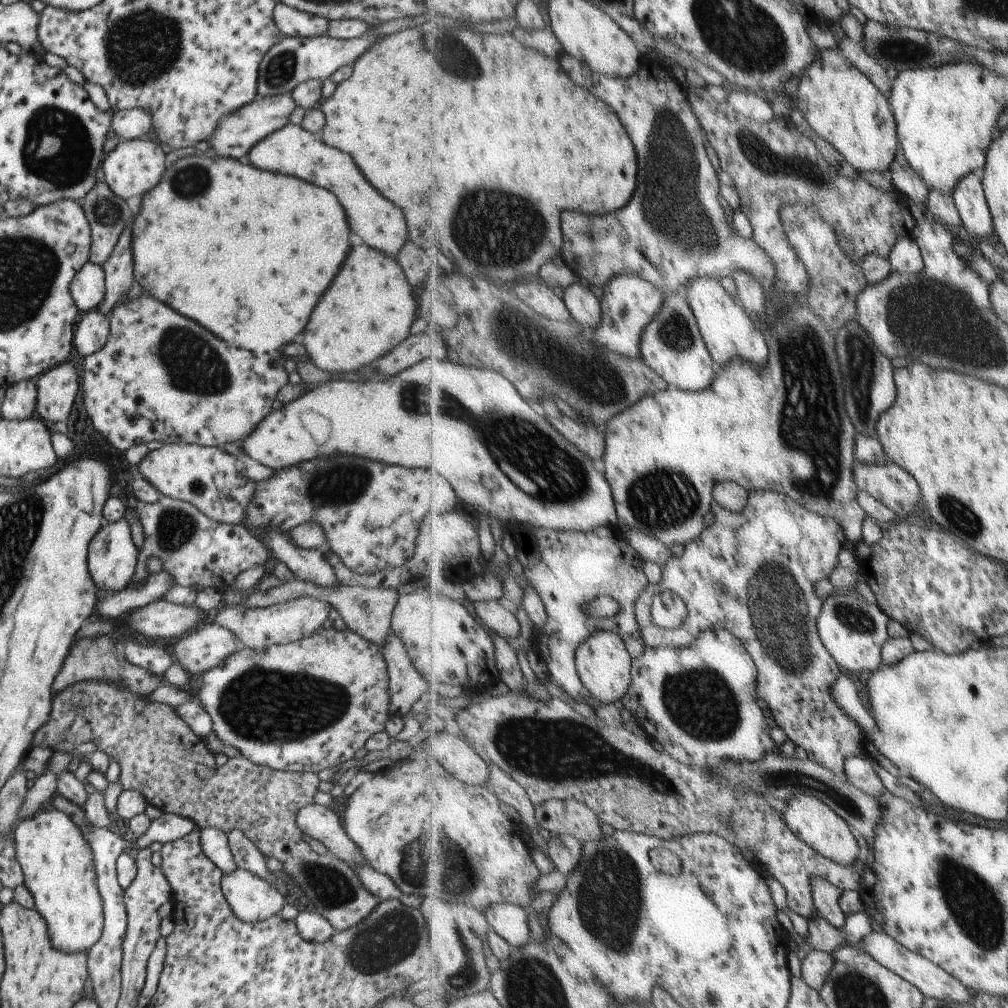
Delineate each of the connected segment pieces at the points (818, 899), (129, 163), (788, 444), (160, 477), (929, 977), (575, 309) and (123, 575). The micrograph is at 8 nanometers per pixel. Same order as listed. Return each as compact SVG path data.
M815 876L813 885L817 914L831 922L835 928L843 930L847 915L841 910L840 899L844 891L835 884L823 880L821 876Z
M147 137L121 140L111 152L103 156L100 168L103 172L103 184L113 196L119 196L123 201L133 196L142 196L155 188L155 184L159 184L161 180L161 174L166 168L163 148L157 141Z
M798 300L797 306L785 308L777 316L773 326L765 333L767 345L770 346L771 360L767 364L767 370L763 370L763 374L759 368L755 370L755 366L751 366L743 360L735 360L733 364L718 367L718 376L715 378L714 384L711 384L711 387L706 390L691 391L669 387L668 390L647 396L634 407L629 407L626 411L615 416L614 419L606 422L606 448L603 464L605 465L606 478L614 490L615 503L618 505L619 522L616 526L622 531L625 530L625 524L639 528L641 532L657 538L669 548L675 544L685 546L702 535L712 517L715 484L733 480L733 482L741 484L747 491L778 489L779 492L787 492L787 496L801 502L811 512L819 512L823 516L833 516L839 520L839 525L843 524L843 530L845 530L849 542L857 544L864 540L863 524L868 515L858 504L860 490L857 480L855 480L855 451L857 448L855 434L857 431L851 418L849 418L849 414L847 414L847 408L845 408L845 380L843 380L843 368L841 368L839 354L837 354L837 342L835 342L834 334L835 330L827 328L823 318L819 314L815 314L805 300L801 301L801 306L799 306Z
M163 444L151 450L137 464L136 472L143 476L160 495L164 495L197 508L207 518L226 524L239 525L243 522L243 512L251 502L255 483L245 472L245 461L227 452L199 444Z
M875 930L875 932L871 932L863 940L861 946L879 964L883 964L885 968L889 968L891 972L899 974L899 976L905 978L910 984L919 988L926 998L949 1001L951 1003L967 1002L967 1004L971 1004L973 1002L974 997L971 994L972 992L958 977L951 976L946 969L941 968L934 961L928 960L925 956L912 952L897 940L894 940L889 934L886 934L885 931L877 932Z
M585 282L571 284L563 291L563 296L574 323L590 328L599 326L602 300L599 301L599 298L591 292L590 285Z
M124 518L116 522L102 522L94 536L91 536L87 546L87 568L89 576L101 592L119 592L125 589L125 584L131 580L137 551L130 538L130 526Z

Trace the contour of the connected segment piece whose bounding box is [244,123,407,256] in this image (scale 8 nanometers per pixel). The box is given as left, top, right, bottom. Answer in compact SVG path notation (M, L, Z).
M288 123L259 140L257 144L253 144L244 158L259 170L289 174L295 178L299 176L305 182L311 182L329 190L343 206L347 224L355 236L359 236L367 246L373 246L375 250L385 252L389 256L395 256L397 250L401 250L401 244L407 232L401 212L391 202L383 200L367 184L363 176L359 176L359 170L355 168L355 162L351 160L351 156L325 146L318 136L301 130L299 125Z

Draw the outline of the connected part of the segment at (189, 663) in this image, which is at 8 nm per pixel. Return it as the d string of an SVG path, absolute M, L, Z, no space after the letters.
M206 623L199 630L183 635L179 642L173 646L173 656L189 676L198 676L200 678L207 670L215 668L217 664L221 663L221 660L227 658L229 654L235 652L239 647L241 646L237 638L235 638L235 634L229 628Z

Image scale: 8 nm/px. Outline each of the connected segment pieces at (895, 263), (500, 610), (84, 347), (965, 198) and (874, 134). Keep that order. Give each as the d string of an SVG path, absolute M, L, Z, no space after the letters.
M910 237L900 239L891 250L888 258L892 271L913 275L925 270L921 248L919 244Z
M483 600L483 602L465 602L467 608L479 616L488 629L506 638L516 638L521 632L521 624L513 612L503 608L496 600Z
M97 309L80 314L72 330L72 346L82 357L102 348L106 339L106 316Z
M982 172L972 173L963 179L952 196L967 234L978 240L989 240L993 234L993 218Z
M839 49L822 50L819 60L815 60L803 72L799 89L794 94L797 106L803 112L811 128L824 140L829 142L858 172L870 171L888 174L898 157L900 150L898 122L889 97L883 94L877 85L852 64Z

